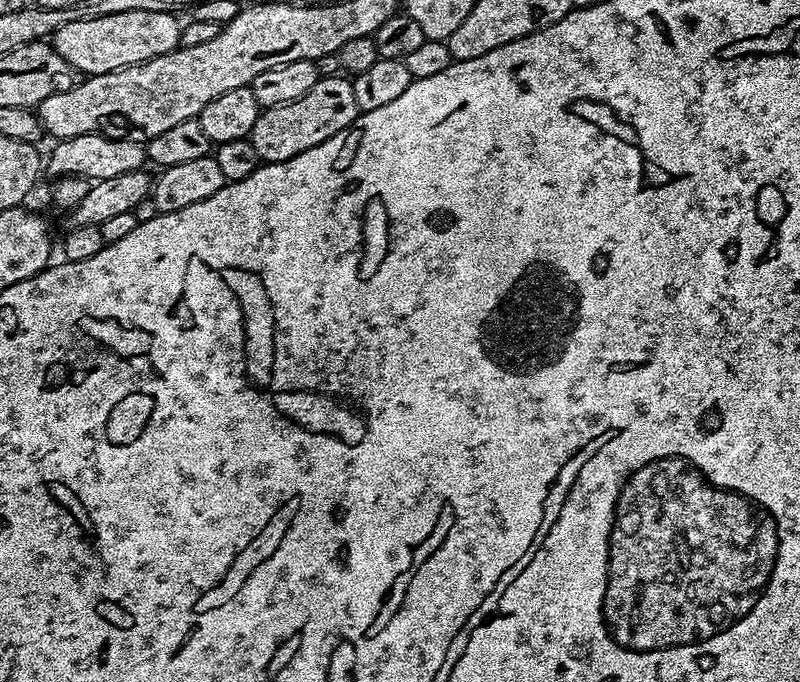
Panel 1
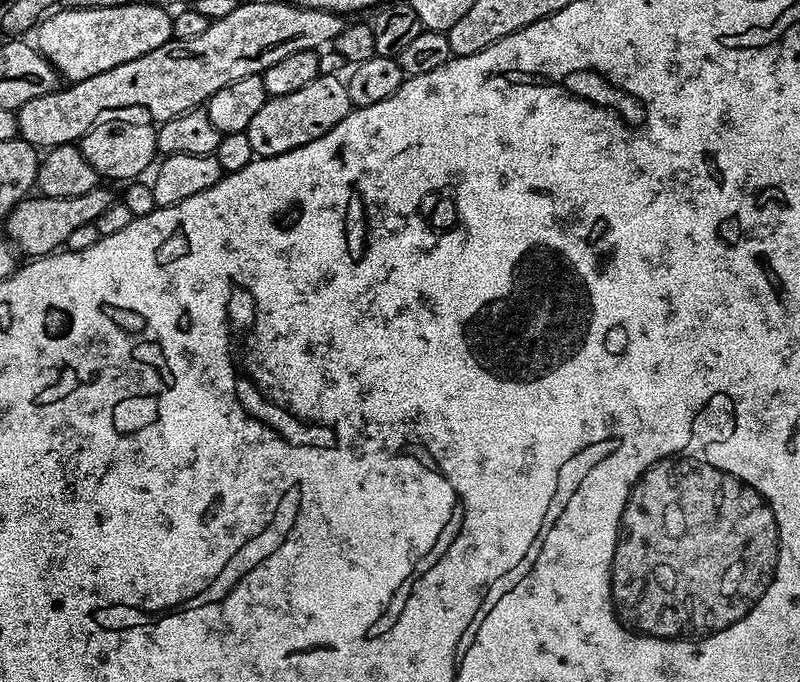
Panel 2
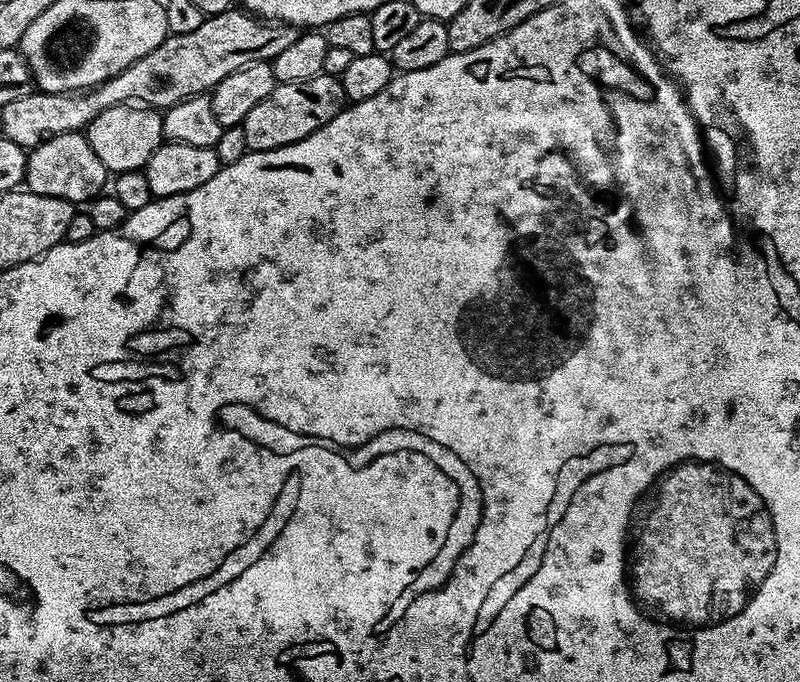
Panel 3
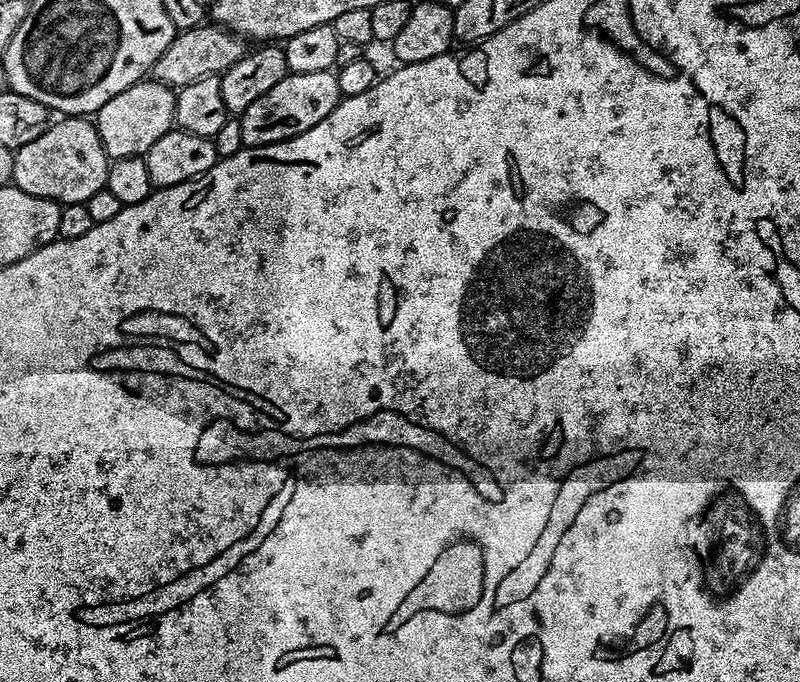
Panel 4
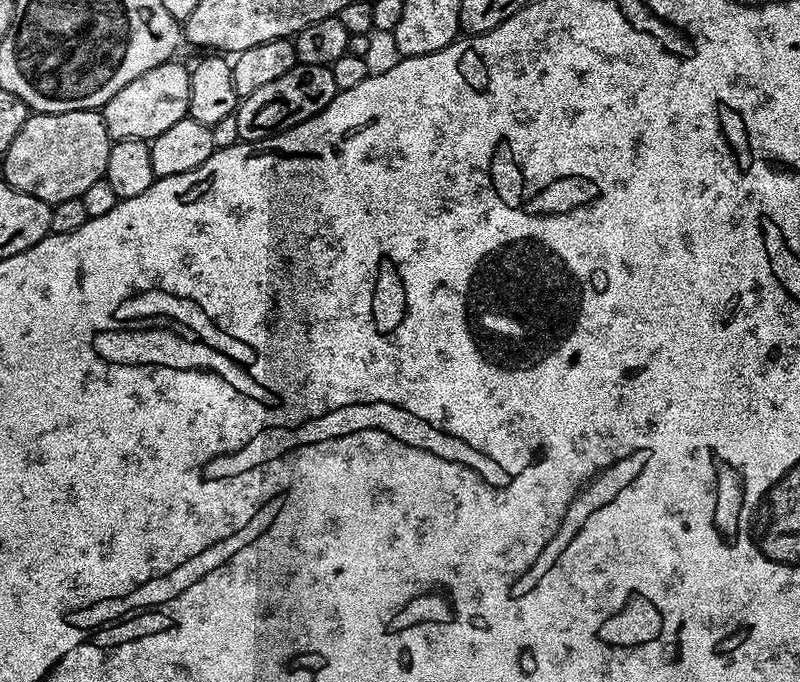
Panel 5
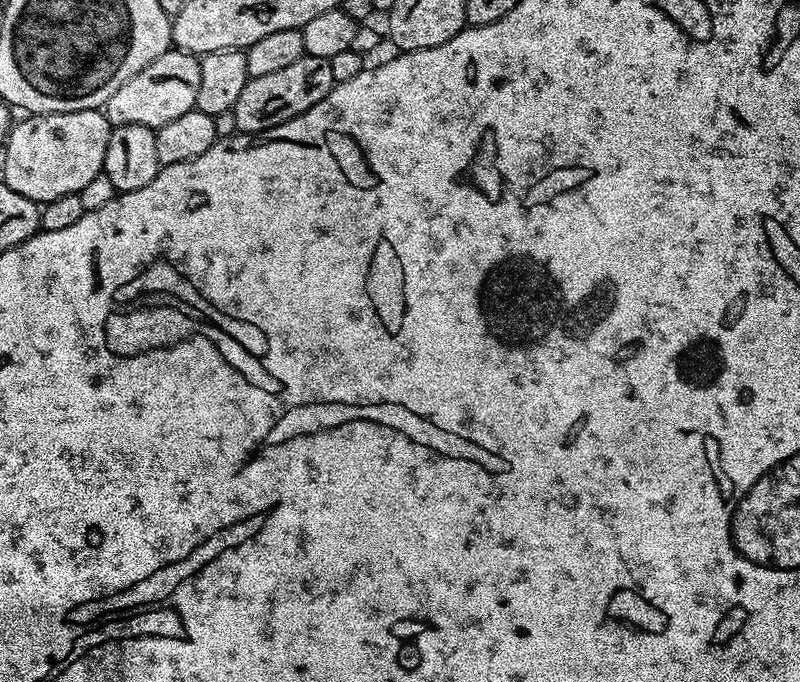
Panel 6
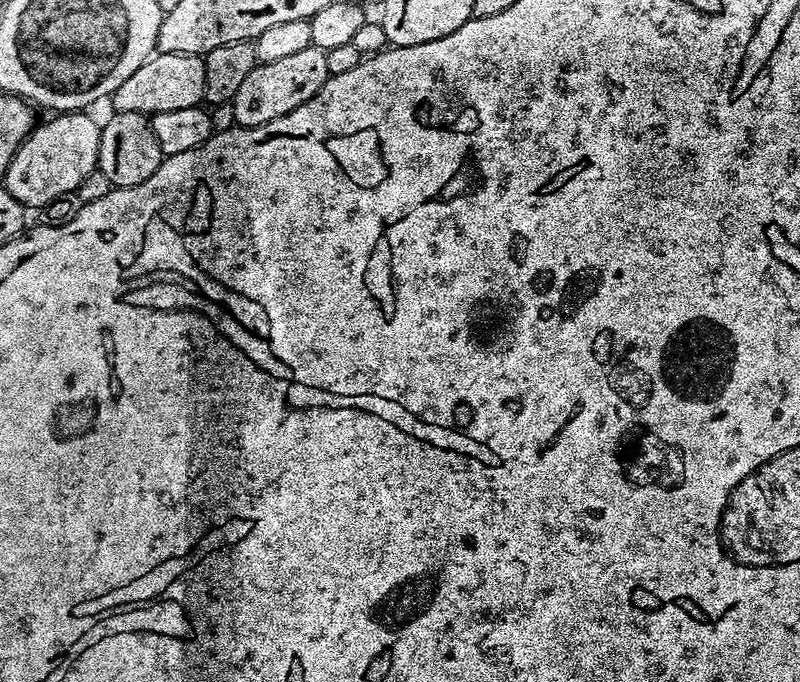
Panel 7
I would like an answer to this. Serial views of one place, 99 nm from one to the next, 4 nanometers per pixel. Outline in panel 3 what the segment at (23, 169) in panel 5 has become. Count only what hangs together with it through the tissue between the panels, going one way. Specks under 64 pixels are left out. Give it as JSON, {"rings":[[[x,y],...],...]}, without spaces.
{"rings":[[[83,131],[58,134],[28,152],[24,184],[27,191],[34,194],[46,194],[50,198],[62,198],[80,206],[101,195],[109,180],[108,168],[102,166],[98,154],[94,154],[94,146],[90,146],[88,137]]]}

